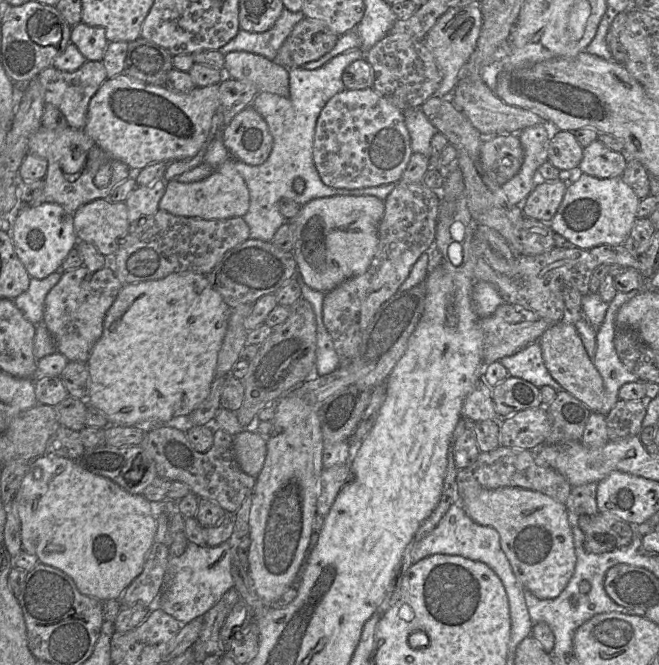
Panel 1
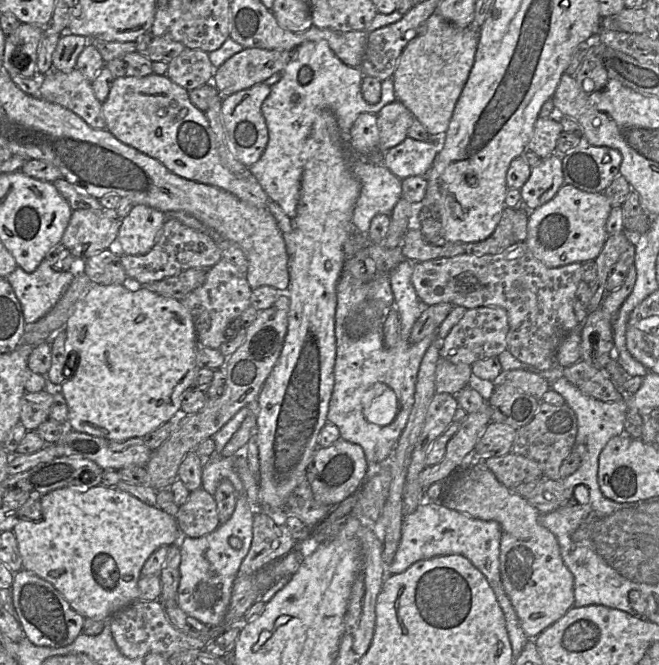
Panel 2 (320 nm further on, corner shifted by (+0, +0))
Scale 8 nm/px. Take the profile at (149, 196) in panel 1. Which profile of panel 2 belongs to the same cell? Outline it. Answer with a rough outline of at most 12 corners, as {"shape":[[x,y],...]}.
{"shape":[[135,205],[120,220],[115,249],[142,255],[157,243],[164,212]]}

